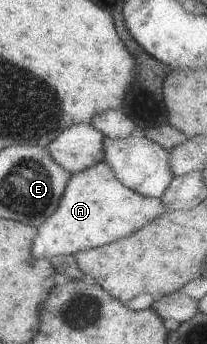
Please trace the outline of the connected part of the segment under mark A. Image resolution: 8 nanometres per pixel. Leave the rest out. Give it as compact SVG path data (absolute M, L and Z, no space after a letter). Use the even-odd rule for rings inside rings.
M102 162L83 171L71 173L56 210L37 226L32 239L32 256L50 259L58 254L76 254L110 244L142 228L166 212L162 201L147 197L126 188L112 172L108 163Z

